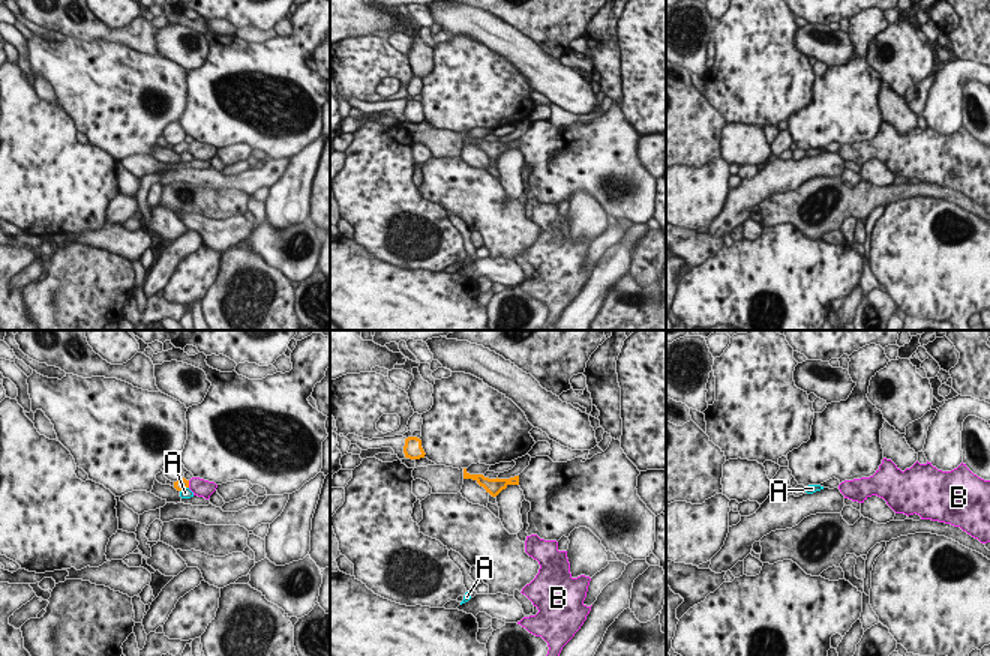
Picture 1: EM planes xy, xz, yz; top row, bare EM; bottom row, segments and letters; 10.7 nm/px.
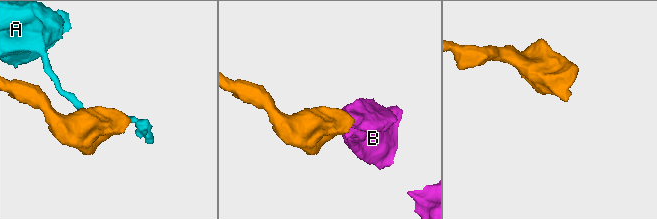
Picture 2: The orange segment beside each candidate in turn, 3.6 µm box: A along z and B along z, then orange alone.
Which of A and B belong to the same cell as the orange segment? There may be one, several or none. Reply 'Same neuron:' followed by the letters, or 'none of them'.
Same neuron: B

